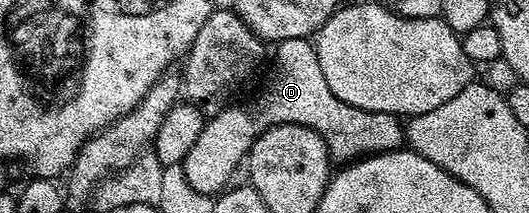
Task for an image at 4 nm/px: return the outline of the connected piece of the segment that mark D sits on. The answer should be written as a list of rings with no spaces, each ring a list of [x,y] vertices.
[[[310,39],[285,40],[278,43],[275,50],[275,68],[268,74],[264,90],[249,104],[237,104],[210,117],[182,160],[185,179],[200,194],[220,193],[240,162],[242,165],[248,157],[255,140],[279,124],[311,128],[327,144],[330,157],[338,162],[398,150],[404,145],[405,126],[398,115],[355,108],[335,96],[320,70],[318,54]]]

